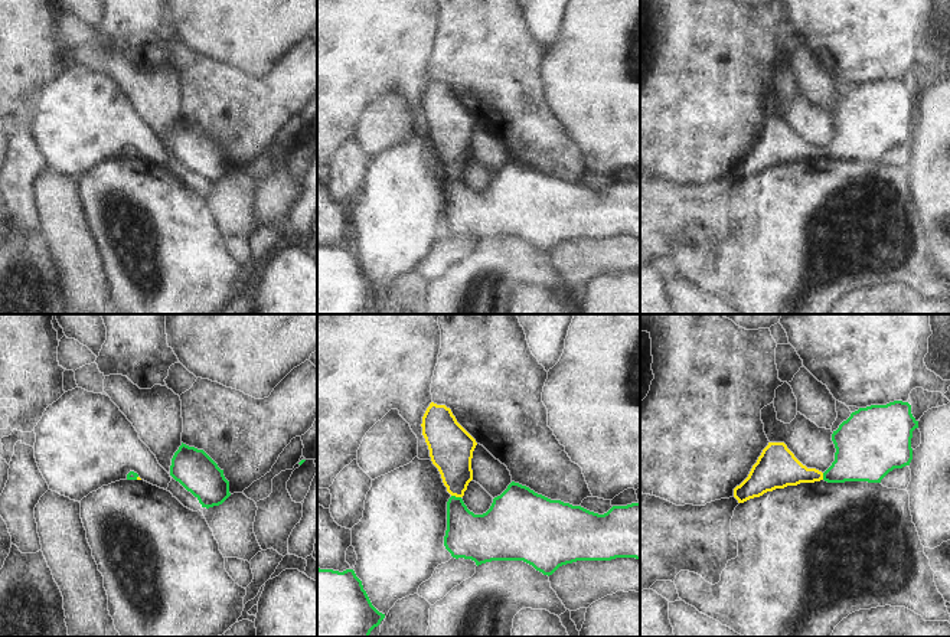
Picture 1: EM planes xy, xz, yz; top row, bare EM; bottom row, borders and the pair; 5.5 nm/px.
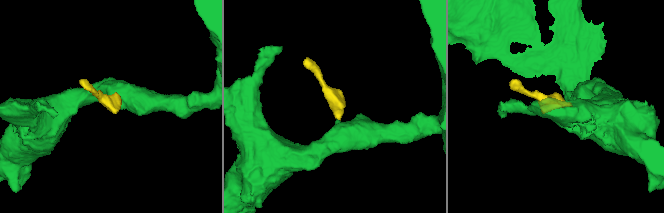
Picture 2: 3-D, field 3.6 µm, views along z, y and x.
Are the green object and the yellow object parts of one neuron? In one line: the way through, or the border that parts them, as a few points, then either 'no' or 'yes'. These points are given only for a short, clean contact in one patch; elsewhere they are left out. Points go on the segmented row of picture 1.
runs through xz (472, 536), (460, 522), (454, 496), (454, 461), (451, 451); yes

